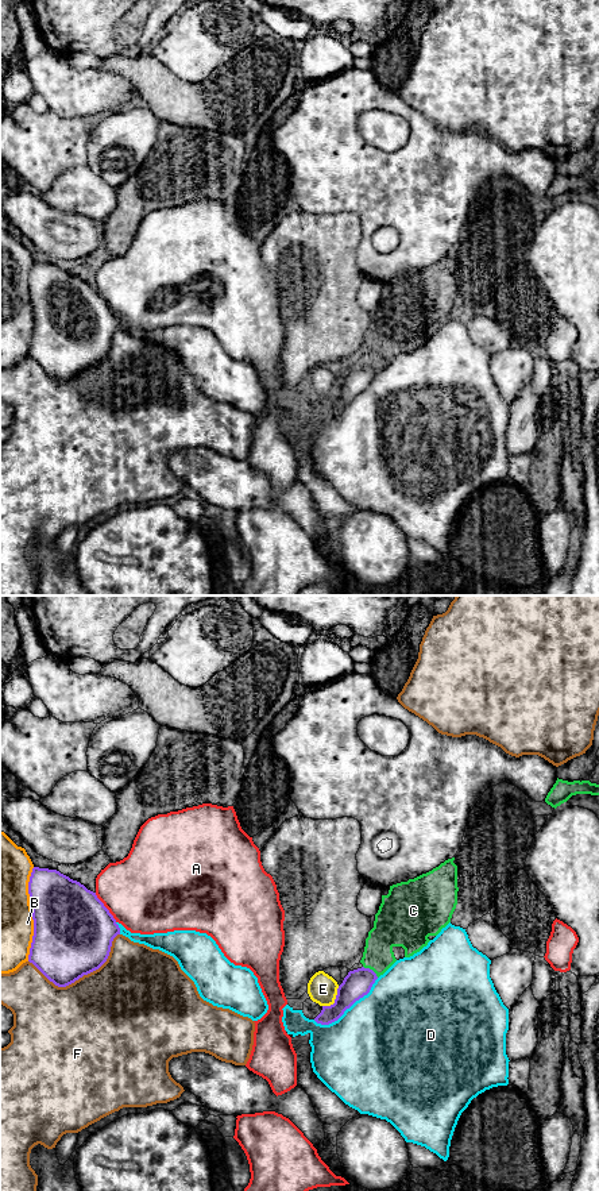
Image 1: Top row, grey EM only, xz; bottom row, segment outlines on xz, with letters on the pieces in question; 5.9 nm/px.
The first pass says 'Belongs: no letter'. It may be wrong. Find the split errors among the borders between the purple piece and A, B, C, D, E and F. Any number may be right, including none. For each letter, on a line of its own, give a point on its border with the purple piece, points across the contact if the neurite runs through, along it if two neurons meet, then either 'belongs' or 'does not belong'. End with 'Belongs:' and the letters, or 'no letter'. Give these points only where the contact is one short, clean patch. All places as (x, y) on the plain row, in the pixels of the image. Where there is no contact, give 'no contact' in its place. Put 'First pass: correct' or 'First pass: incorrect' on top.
First pass: correct
A: meets purple in xz at (105, 303); does not belong
B: meets purple in xz at (33, 309); does not belong
C: meets purple in xz at (371, 365); border along xz (363, 361), (368, 362), (378, 372); does not belong
D: meets purple in xz at (347, 403); does not belong
E: meets purple in xz at (335, 394); does not belong
F: meets purple in xz at (80, 372); does not belong
Belongs: no letter

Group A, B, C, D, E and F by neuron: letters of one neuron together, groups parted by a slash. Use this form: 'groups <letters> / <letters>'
groups A / B / C / D / E / F

